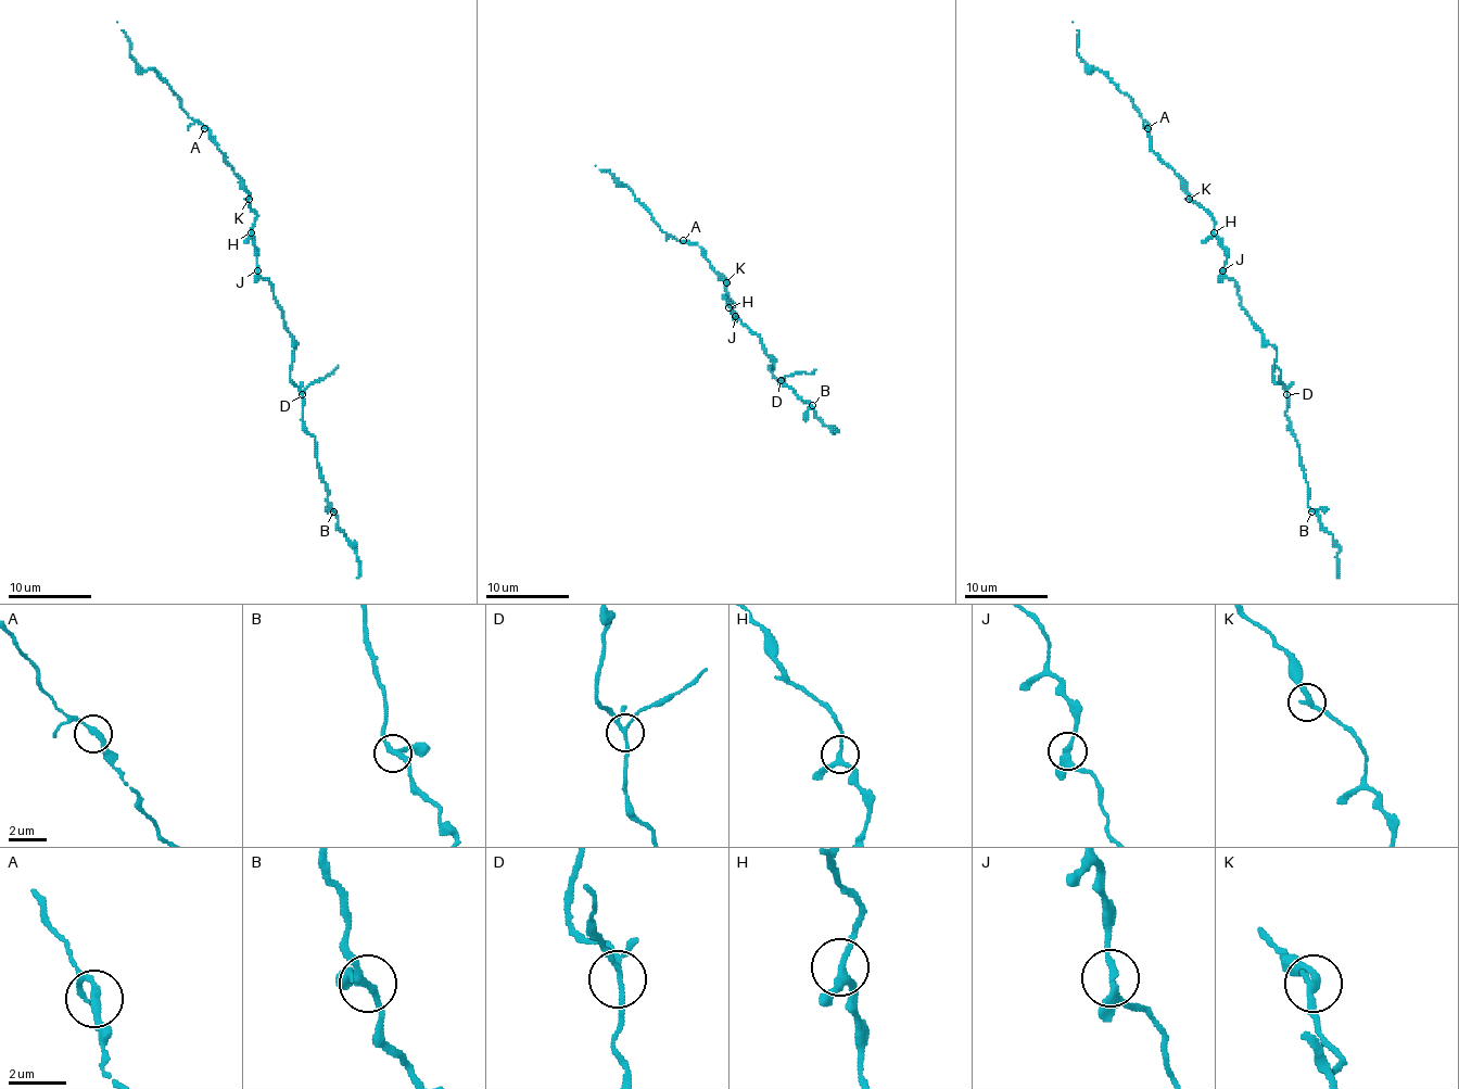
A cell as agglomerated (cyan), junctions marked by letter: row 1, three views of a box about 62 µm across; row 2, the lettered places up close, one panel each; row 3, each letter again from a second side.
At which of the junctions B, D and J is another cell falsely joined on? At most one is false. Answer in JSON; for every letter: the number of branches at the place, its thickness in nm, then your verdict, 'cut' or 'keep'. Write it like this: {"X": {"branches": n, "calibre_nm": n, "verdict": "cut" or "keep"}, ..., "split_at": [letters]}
{"B": {"branches": 3, "calibre_nm": 220, "verdict": "keep"}, "D": {"branches": 4, "calibre_nm": 160, "verdict": "keep"}, "J": {"branches": 3, "calibre_nm": 240, "verdict": "keep"}, "split_at": []}

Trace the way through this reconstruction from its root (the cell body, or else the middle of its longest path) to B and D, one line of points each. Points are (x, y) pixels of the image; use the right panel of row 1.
B: (1229, 278), (1237, 287), (1241, 307), (1277, 351), (1272, 378), (1286, 390), (1284, 415), (1299, 448), (1311, 511)
D: (1229, 278), (1237, 287), (1241, 307), (1277, 351), (1272, 378), (1286, 390), (1286, 394)

